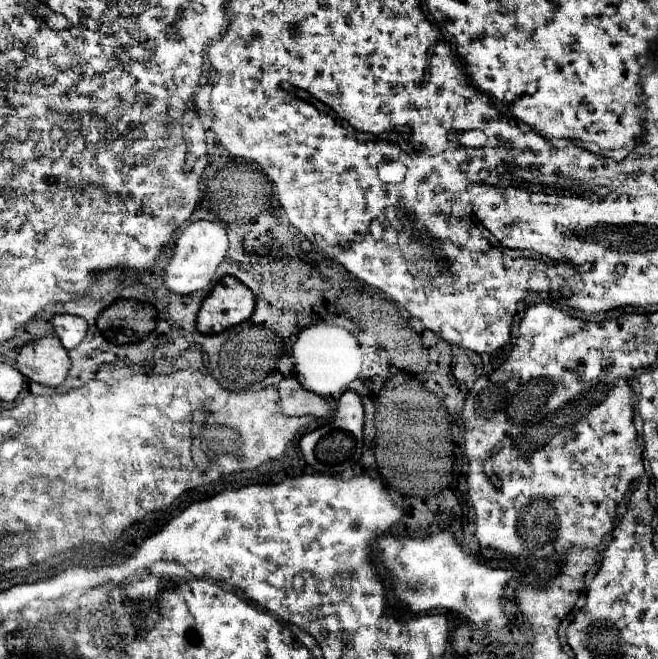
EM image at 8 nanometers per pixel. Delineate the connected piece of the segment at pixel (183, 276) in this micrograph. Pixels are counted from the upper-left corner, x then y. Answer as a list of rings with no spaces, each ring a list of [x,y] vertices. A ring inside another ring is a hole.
[[[210,220],[190,222],[178,236],[172,248],[172,256],[164,268],[164,274],[162,274],[164,288],[174,294],[192,294],[196,290],[208,288],[210,278],[214,276],[218,264],[226,256],[226,250],[228,250],[228,236],[226,236],[224,224],[210,222]]]

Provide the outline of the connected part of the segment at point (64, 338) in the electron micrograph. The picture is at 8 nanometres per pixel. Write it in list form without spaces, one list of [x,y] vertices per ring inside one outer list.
[[[72,314],[54,316],[52,326],[54,326],[54,332],[56,332],[56,336],[60,338],[60,342],[66,350],[76,348],[82,342],[82,338],[86,336],[86,330],[88,330],[86,320],[80,318],[80,316],[72,316]]]

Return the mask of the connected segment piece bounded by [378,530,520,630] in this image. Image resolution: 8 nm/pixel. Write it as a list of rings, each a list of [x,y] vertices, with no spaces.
[[[444,530],[434,536],[416,538],[380,538],[382,560],[392,572],[394,592],[412,612],[444,608],[454,614],[466,616],[484,630],[500,630],[510,620],[502,612],[500,600],[508,580],[518,578],[516,570],[492,570],[486,564],[478,564],[470,554],[464,554],[454,536]]]

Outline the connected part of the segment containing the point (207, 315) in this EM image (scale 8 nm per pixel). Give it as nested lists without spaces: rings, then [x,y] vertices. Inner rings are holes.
[[[224,276],[202,302],[196,328],[202,334],[218,334],[248,320],[254,312],[254,294],[234,276]]]

